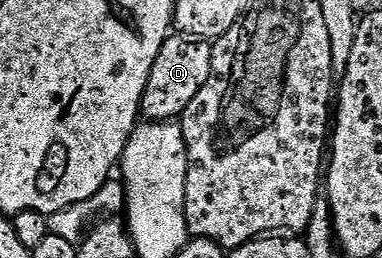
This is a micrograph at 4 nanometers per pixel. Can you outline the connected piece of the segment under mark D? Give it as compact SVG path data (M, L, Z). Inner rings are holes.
M181 32L171 33L161 46L149 74L141 102L141 115L147 121L173 121L181 117L188 104L196 98L196 93L208 82L213 55L213 43L209 39Z

